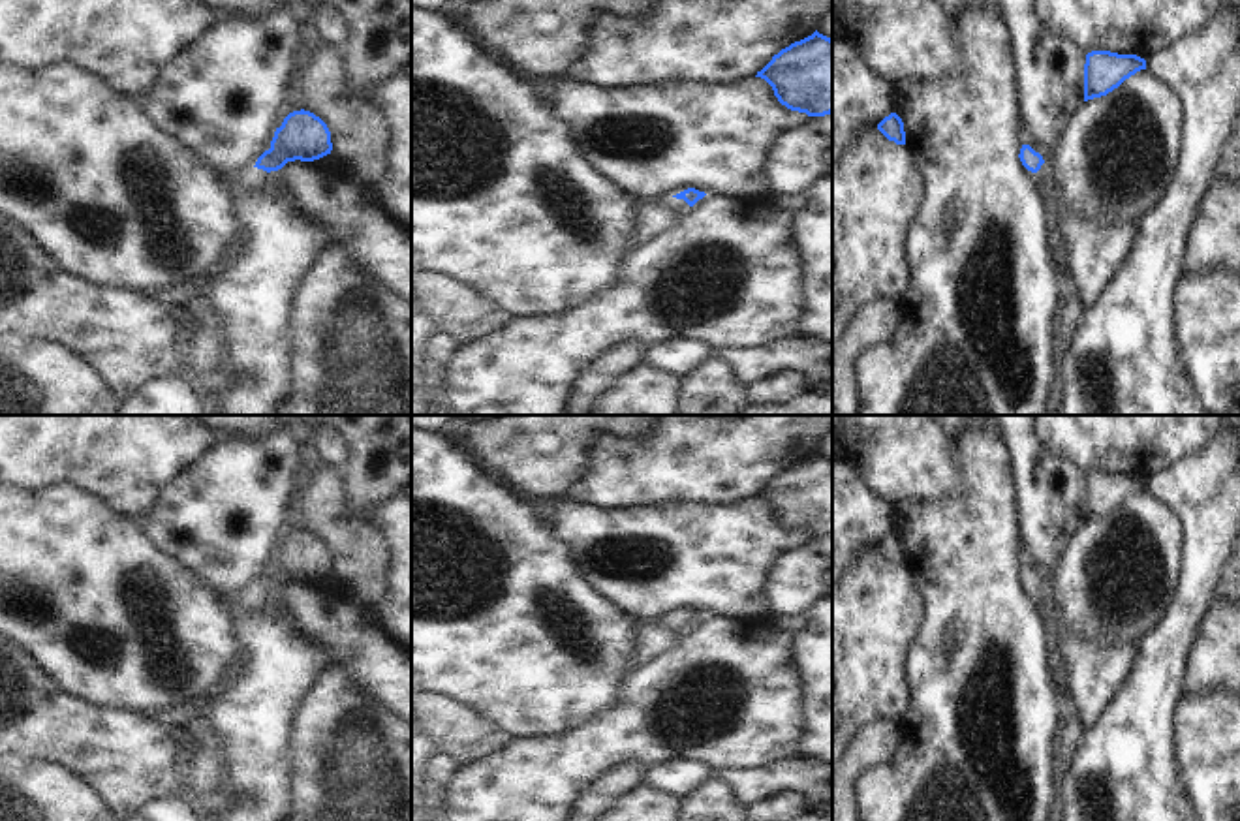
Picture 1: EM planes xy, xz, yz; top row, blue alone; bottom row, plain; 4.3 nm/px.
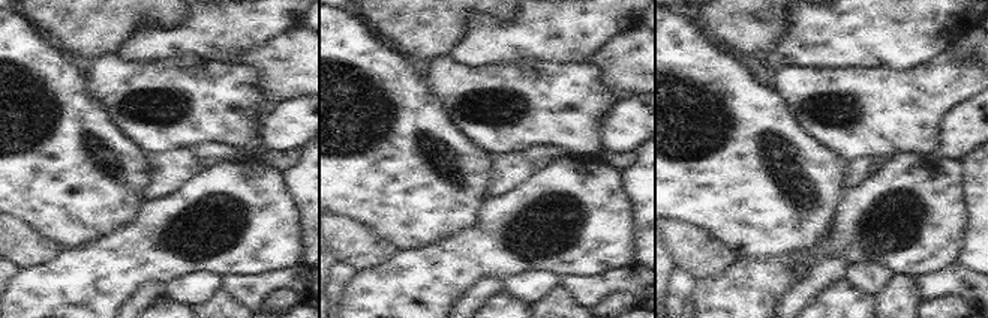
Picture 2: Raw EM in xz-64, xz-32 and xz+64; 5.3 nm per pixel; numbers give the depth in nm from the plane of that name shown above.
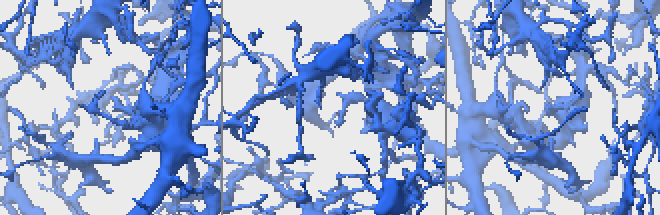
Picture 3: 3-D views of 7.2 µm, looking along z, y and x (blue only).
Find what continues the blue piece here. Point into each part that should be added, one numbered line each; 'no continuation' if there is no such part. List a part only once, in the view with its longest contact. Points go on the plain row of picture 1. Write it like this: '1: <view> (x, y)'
1: xz (681, 626)

